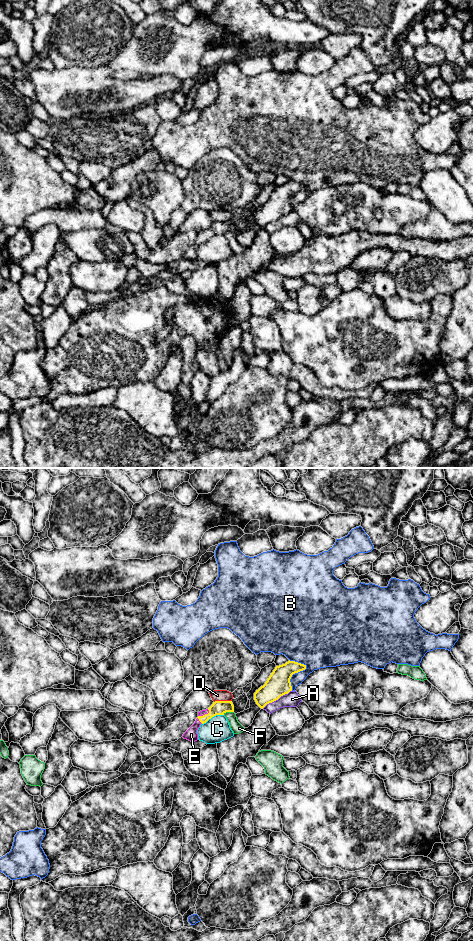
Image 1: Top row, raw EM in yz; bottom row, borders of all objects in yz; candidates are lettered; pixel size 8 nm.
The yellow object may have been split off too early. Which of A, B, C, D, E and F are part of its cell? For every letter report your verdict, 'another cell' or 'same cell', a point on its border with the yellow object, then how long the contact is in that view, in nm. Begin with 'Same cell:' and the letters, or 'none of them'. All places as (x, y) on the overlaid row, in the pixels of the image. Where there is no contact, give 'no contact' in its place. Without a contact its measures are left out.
Same cell: E
A: another cell; contact yz (276, 699); length 280 nm
B: another cell; contact yz (300, 670); length 260 nm
C: another cell; contact yz (212, 716); length 190 nm
D: another cell; contact yz (222, 701); length 140 nm
E: same cell; contact yz (201, 716); length 130 nm
F: another cell; contact yz (228, 711); length 90 nm

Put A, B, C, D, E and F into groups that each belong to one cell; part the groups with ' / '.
A / B / C / D / E / F

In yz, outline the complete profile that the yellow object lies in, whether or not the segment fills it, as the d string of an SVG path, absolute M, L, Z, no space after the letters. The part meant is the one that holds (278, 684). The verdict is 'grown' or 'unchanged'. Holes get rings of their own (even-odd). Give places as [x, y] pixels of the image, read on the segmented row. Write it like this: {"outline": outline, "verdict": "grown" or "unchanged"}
{"outline": "M288 661L276 666L267 681L254 693L256 704L263 709L267 704L278 700L292 691L290 679L293 674L306 669L306 665Z", "verdict": "unchanged"}

